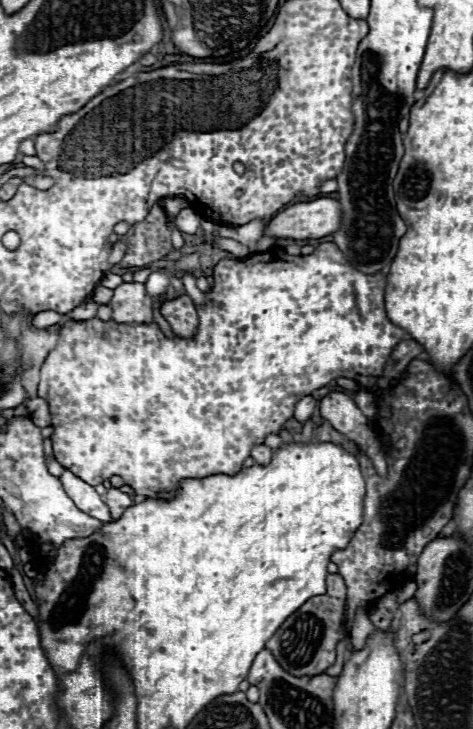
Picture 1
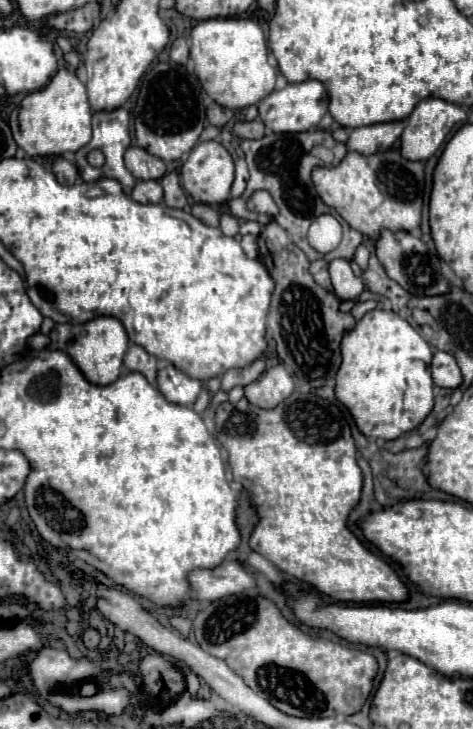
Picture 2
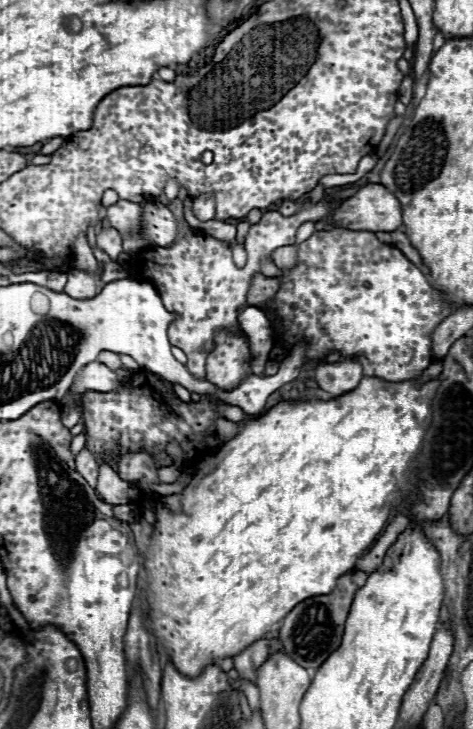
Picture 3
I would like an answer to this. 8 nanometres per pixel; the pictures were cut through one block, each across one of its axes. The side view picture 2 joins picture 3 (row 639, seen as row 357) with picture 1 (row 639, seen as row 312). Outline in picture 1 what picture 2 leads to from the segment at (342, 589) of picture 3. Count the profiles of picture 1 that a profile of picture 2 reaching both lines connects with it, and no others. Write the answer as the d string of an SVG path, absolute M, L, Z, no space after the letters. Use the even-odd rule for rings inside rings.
M328 574L326 578L328 592L324 596L310 598L302 604L286 622L276 630L276 634L266 642L266 648L274 654L274 658L286 668L286 672L294 676L318 676L324 674L336 660L336 646L348 632L344 628L344 612L346 612L346 584L340 574Z

